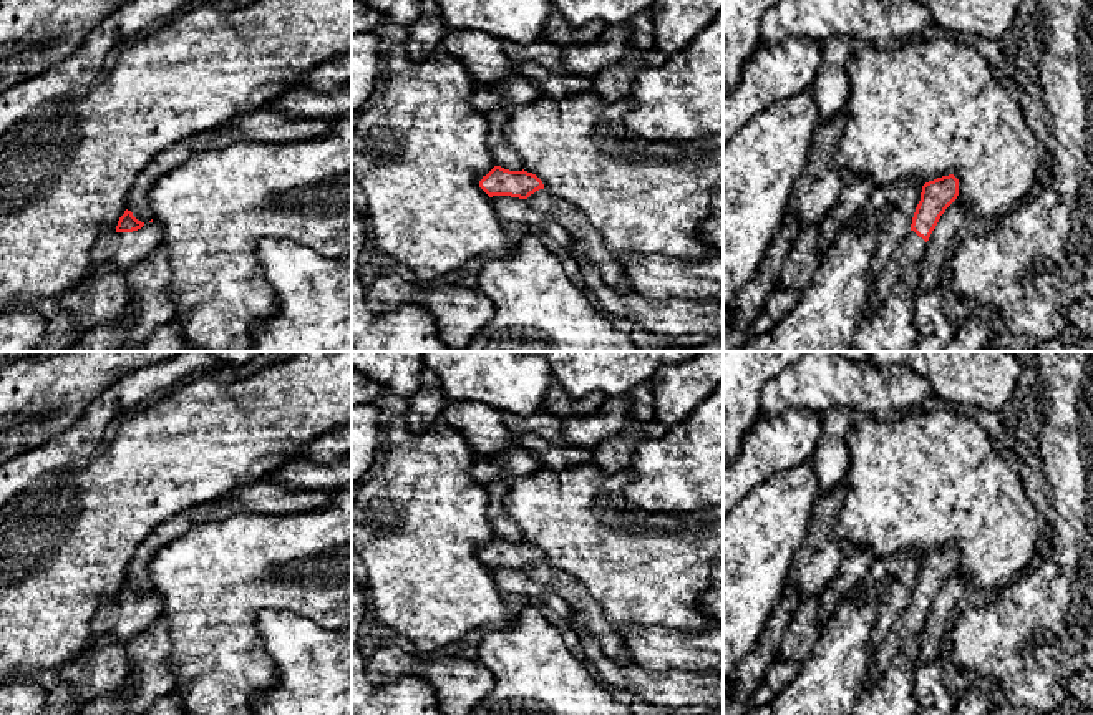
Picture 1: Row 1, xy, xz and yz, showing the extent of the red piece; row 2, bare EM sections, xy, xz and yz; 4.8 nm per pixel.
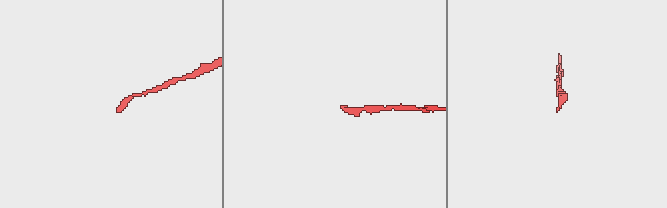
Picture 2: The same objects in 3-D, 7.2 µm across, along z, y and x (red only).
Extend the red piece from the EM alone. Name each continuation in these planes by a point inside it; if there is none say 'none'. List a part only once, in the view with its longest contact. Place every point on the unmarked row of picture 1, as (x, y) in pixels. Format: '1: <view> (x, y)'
1: xy (123, 621)

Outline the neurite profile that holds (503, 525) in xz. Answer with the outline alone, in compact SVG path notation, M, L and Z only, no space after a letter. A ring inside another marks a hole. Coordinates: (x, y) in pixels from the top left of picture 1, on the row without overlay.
M496 478L484 484L484 488L489 494L488 518L493 524L496 537L509 542L522 542L522 534L517 524L504 509L504 499L509 493L509 481Z

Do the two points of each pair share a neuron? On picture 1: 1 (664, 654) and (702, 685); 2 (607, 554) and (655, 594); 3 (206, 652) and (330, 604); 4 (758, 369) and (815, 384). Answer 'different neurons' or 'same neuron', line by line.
1: different neurons
2: same neuron
3: same neuron
4: different neurons

